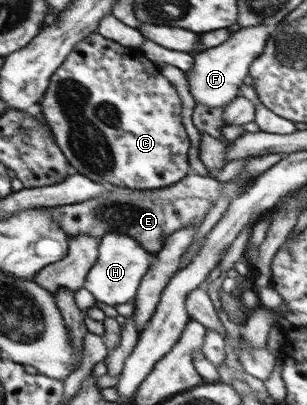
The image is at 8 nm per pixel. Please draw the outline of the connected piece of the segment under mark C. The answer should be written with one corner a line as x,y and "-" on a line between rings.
90,33
84,40
81,40
71,53
67,55
63,65
61,65
53,75
47,91
40,101
41,110
44,113
45,121
50,125
53,138
60,150
64,153
67,161
73,167
75,173
87,176
91,181
105,182
118,187
128,189
155,190
165,188
181,181
187,174
191,173
188,161
187,150
191,145
189,136
181,123
181,100
175,90
175,86
161,75
155,62
151,62
139,49
130,48
115,41
111,41
99,33

